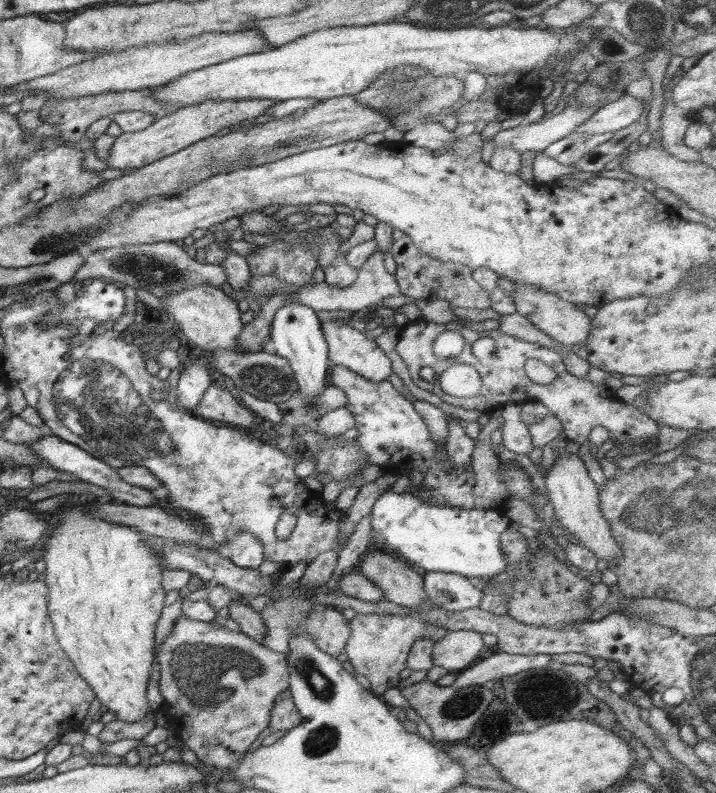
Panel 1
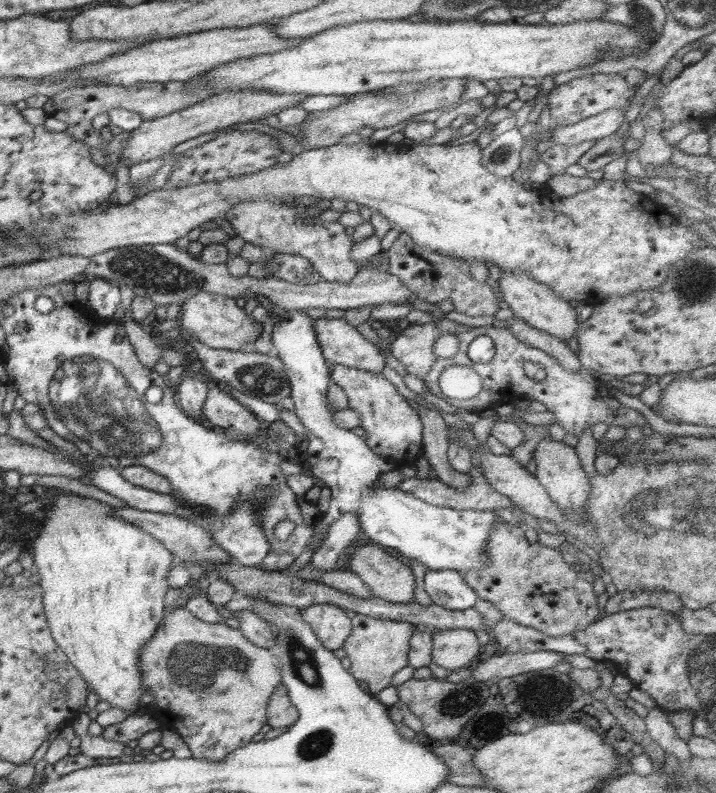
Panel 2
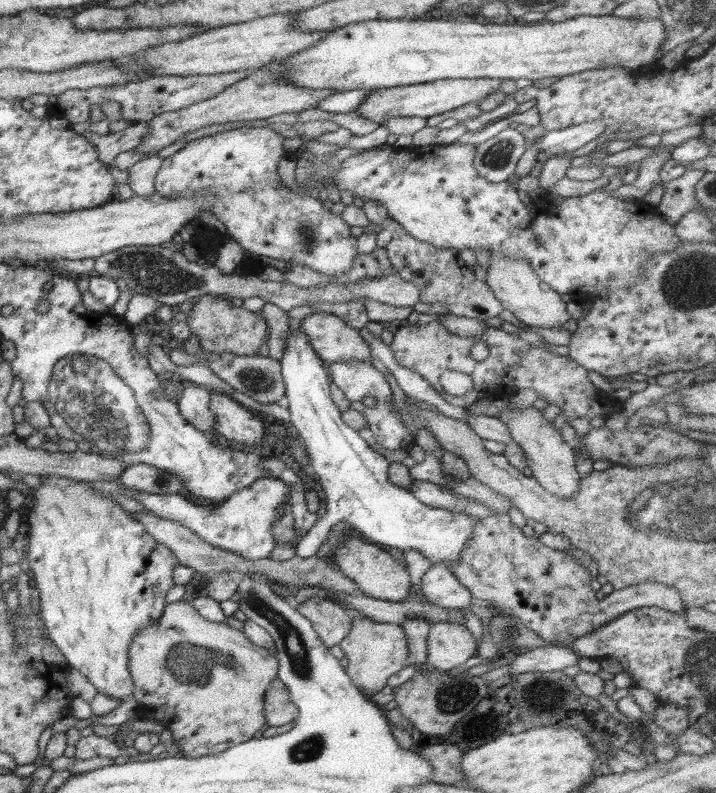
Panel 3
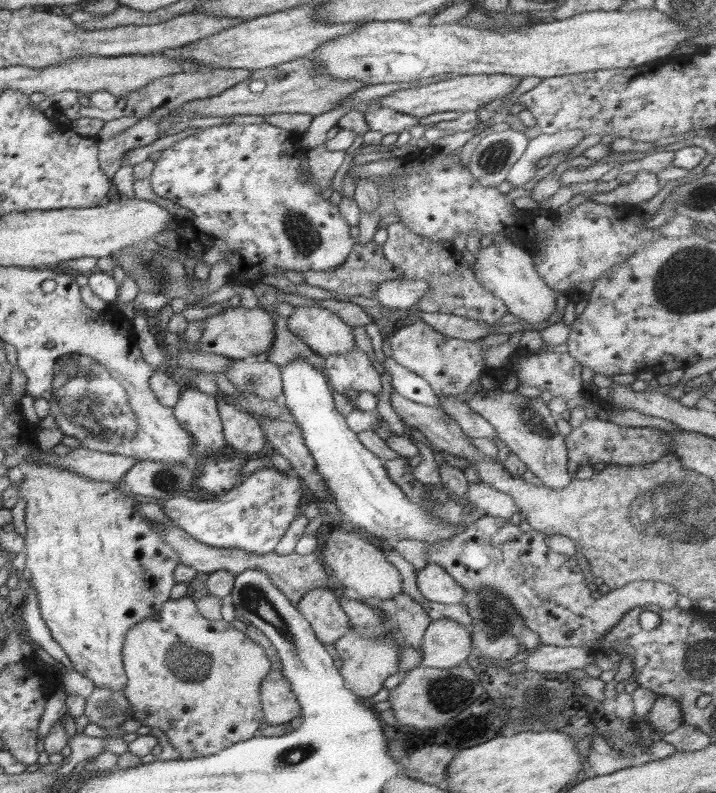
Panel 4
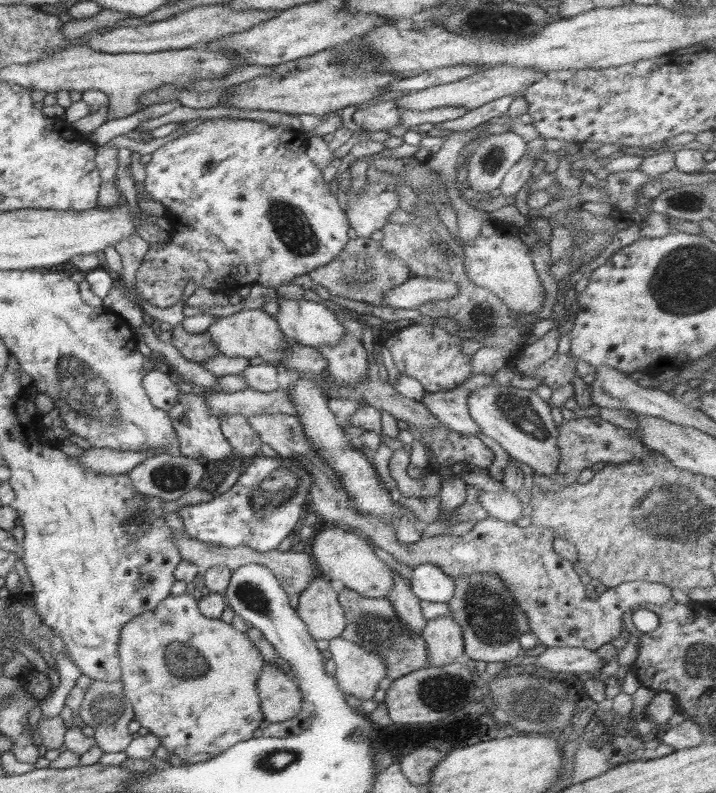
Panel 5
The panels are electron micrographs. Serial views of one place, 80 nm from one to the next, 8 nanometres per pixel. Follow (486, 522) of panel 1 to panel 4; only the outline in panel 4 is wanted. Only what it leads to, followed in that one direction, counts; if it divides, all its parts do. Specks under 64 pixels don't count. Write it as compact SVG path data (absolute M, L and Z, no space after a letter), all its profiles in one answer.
M303 358L293 360L281 371L283 393L289 410L287 415L301 428L304 444L315 460L316 470L324 478L324 484L338 510L334 518L321 518L300 538L296 553L306 555L319 551L327 530L342 519L353 524L361 535L376 537L386 543L390 540L418 540L427 547L452 540L458 534L454 532L454 527L459 525L436 519L430 510L419 502L410 501L402 489L389 480L384 461L360 443L356 432L348 428L345 416L336 410L333 390L322 371Z

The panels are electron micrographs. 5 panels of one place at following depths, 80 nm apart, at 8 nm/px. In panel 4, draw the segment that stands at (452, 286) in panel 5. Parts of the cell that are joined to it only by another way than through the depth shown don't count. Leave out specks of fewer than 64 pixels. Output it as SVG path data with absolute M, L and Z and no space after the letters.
M388 280L376 289L376 299L389 309L409 310L429 291L426 280Z

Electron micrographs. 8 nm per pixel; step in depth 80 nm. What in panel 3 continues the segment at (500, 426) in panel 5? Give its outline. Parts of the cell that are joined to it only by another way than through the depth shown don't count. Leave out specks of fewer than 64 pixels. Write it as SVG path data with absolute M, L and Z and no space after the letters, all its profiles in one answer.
M494 395L478 399L467 410L472 415L488 415L500 419L511 432L513 442L523 450L527 466L532 470L533 478L550 494L558 498L572 498L580 490L580 475L576 471L576 460L573 445L562 439L560 432L544 417L544 410L531 406L525 409L512 410L508 399L496 398Z

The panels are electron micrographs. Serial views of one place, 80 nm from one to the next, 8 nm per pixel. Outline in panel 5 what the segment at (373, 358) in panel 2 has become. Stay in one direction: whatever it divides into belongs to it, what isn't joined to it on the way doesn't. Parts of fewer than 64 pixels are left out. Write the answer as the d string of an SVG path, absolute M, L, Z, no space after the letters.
M278 299L278 312L275 314L278 326L282 334L288 338L293 338L306 347L320 348L324 345L335 345L345 335L346 329L336 319L334 311L328 309L326 305L314 301L296 299Z

